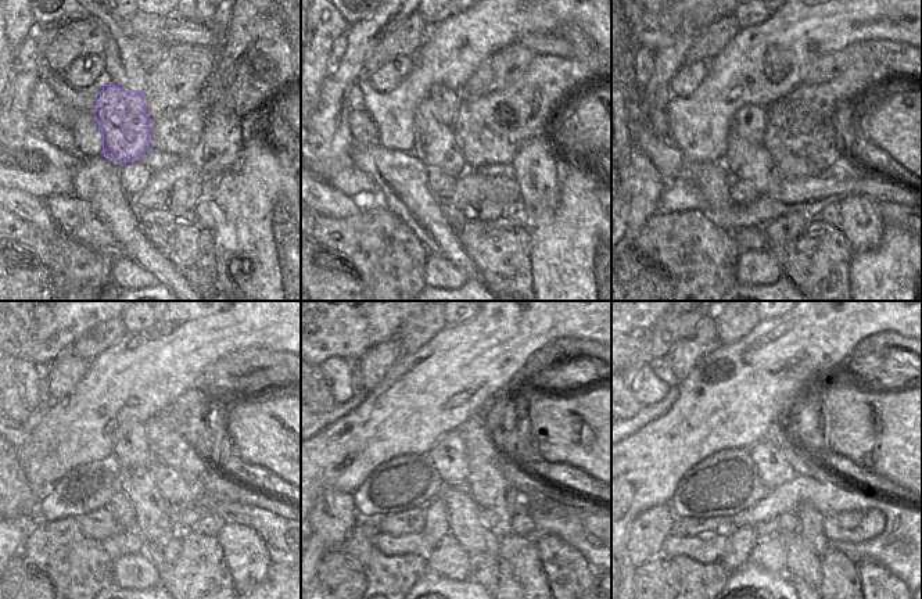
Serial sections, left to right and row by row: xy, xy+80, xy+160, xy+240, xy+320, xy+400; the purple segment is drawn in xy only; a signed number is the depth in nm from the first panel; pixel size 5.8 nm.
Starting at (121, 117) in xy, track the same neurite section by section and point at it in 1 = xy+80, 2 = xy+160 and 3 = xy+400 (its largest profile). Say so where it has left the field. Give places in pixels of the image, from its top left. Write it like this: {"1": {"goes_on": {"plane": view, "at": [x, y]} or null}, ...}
{"1": {"goes_on": {"plane": "xy+80", "at": [434, 144]}}, "2": {"goes_on": {"plane": "xy+160", "at": [743, 160]}}, "3": {"goes_on": {"plane": "xy+400", "at": [802, 563]}}}

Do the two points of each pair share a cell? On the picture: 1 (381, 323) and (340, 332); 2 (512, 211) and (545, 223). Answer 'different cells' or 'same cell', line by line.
1: same cell
2: different cells

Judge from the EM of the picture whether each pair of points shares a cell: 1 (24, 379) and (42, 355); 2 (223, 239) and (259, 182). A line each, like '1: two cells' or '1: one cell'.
1: two cells
2: one cell

